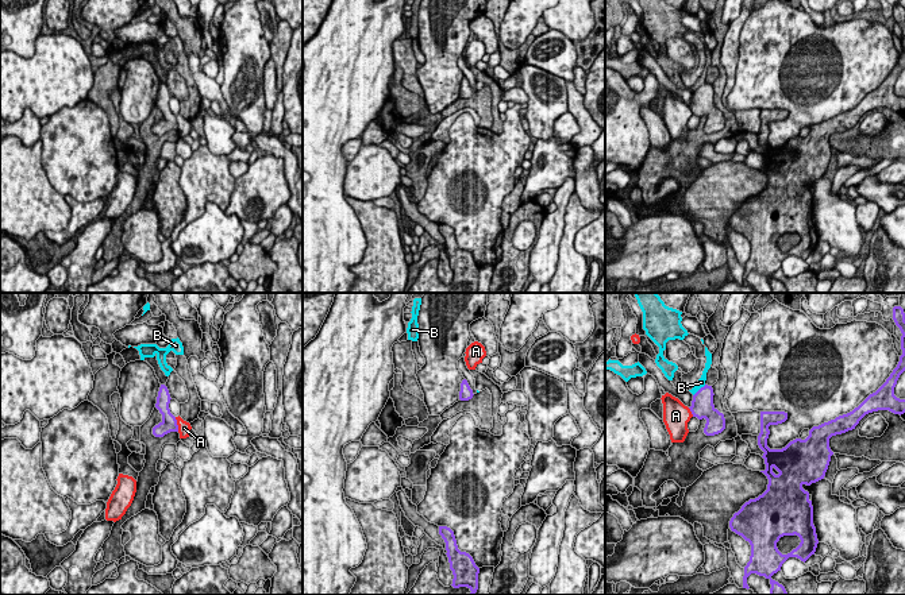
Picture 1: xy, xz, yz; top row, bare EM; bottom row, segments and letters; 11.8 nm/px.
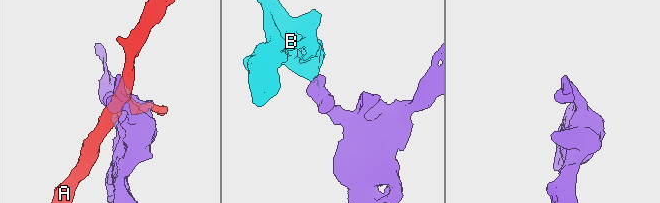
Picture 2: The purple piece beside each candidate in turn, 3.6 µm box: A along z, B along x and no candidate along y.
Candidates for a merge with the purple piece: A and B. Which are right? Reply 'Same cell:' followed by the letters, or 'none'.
Same cell: none

